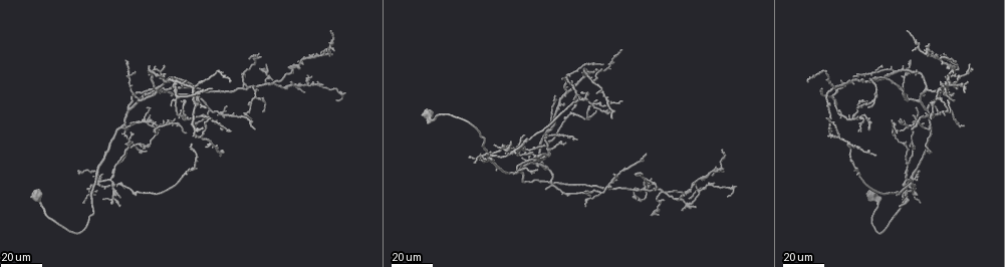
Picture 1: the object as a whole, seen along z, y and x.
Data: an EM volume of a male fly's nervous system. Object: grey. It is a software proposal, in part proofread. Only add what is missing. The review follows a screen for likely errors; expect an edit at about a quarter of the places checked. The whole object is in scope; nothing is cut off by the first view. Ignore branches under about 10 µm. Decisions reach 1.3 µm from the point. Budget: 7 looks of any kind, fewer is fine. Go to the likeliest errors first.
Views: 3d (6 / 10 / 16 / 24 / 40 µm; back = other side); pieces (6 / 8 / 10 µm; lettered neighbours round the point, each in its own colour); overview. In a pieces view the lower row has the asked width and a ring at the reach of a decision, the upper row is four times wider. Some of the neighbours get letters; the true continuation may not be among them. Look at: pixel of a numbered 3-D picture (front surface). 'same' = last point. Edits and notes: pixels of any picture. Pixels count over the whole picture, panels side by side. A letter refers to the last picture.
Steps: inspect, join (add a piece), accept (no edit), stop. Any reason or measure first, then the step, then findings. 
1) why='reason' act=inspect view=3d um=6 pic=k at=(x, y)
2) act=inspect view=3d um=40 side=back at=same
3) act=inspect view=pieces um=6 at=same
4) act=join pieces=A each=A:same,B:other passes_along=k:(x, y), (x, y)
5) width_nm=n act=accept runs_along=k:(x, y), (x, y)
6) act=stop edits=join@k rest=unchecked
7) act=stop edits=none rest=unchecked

why='branch stops here' act=inspect view=3d um=40 pic=1 at=(644, 155)

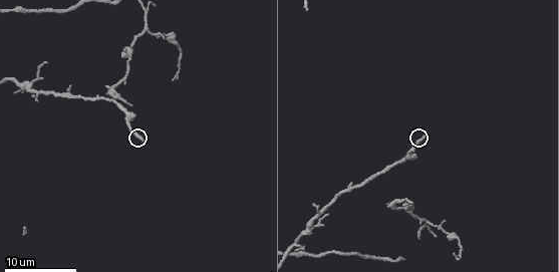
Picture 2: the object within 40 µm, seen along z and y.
why='see the neighbours' act=inspect view=pieces um=10 pic=2 at=(424, 136)

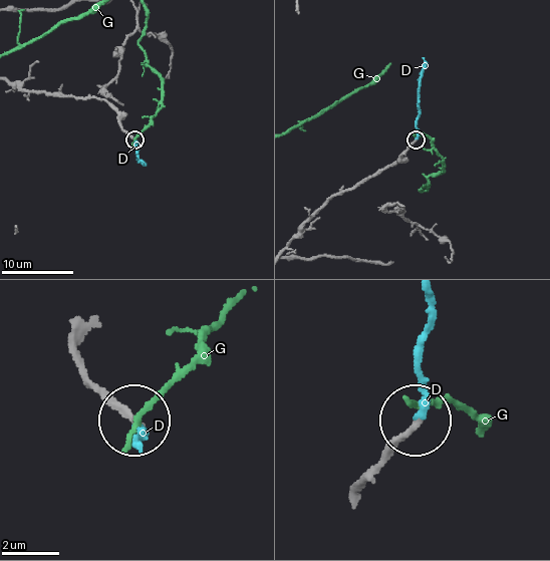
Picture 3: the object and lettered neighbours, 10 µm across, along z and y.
act=join pieces=D each=D:same,G:other passes_along=3:(400, 157), (417, 137), (423, 58) found='the neuron continues'

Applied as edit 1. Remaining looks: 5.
act=inspect view=overview

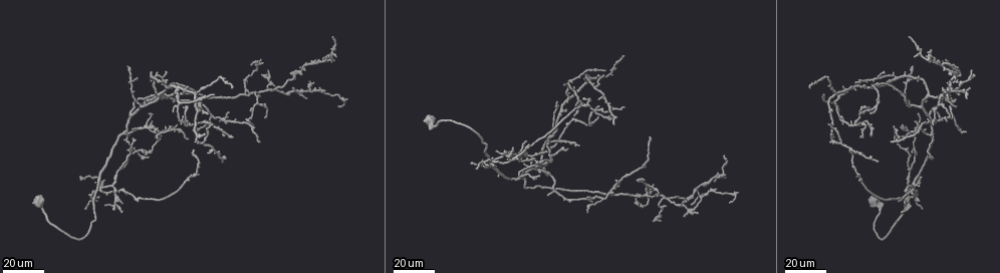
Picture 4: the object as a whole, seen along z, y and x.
why='branch stops here' act=inspect view=3d um=40 pic=4 at=(548, 193)

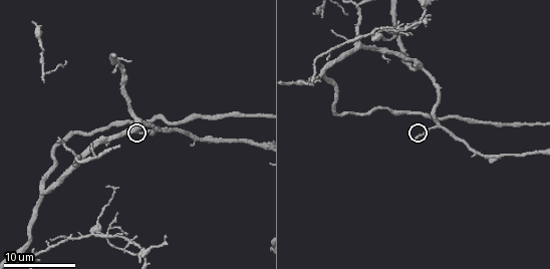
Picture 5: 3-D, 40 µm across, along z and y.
act=inspect view=pieces um=6 pic=5 at=(415, 137)

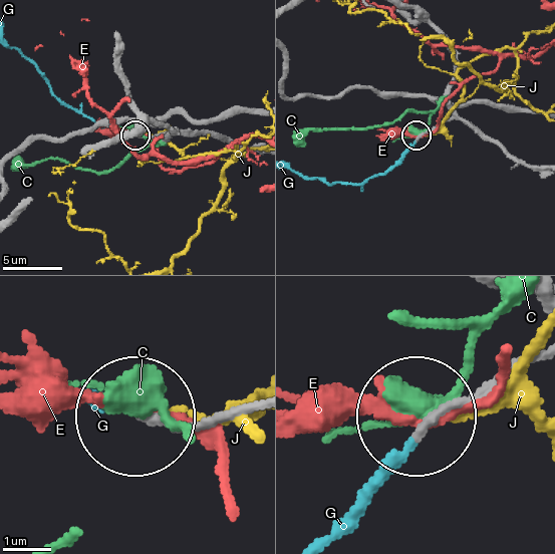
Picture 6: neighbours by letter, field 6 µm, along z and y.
act=join pieces=G each=C:other,E:other,G:same,J:other found='it goes on there'

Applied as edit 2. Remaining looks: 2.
why='tapers out' act=inspect view=3d um=10 pic=2 at=(410, 201)

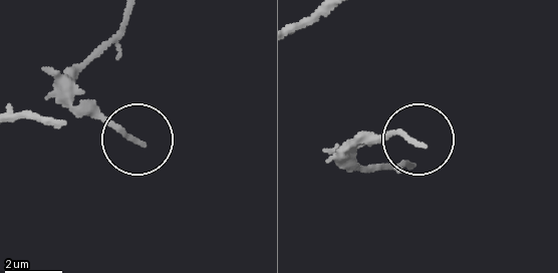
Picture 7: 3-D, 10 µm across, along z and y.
act=inspect view=pieces um=6 pic=7 at=(140, 141)

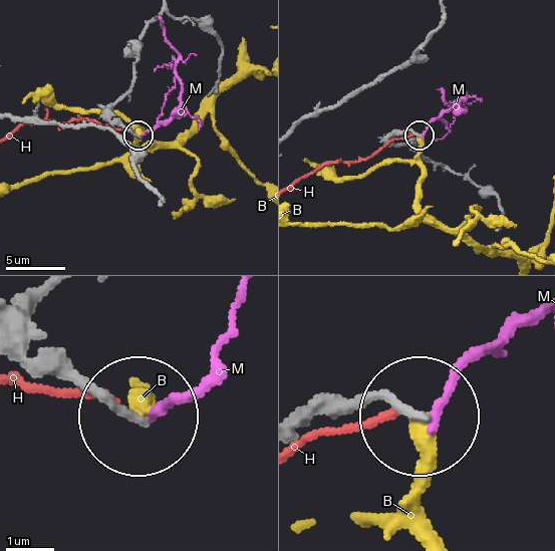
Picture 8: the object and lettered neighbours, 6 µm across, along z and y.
width_nm=160 act=accept each=B:other,H:other,M:other runs_along=8:(33, 302), (37, 326), (128, 410) found='no lettered piece goes on from it'

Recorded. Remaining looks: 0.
act=stop edits=join@3,join@6 rest=unchecked

